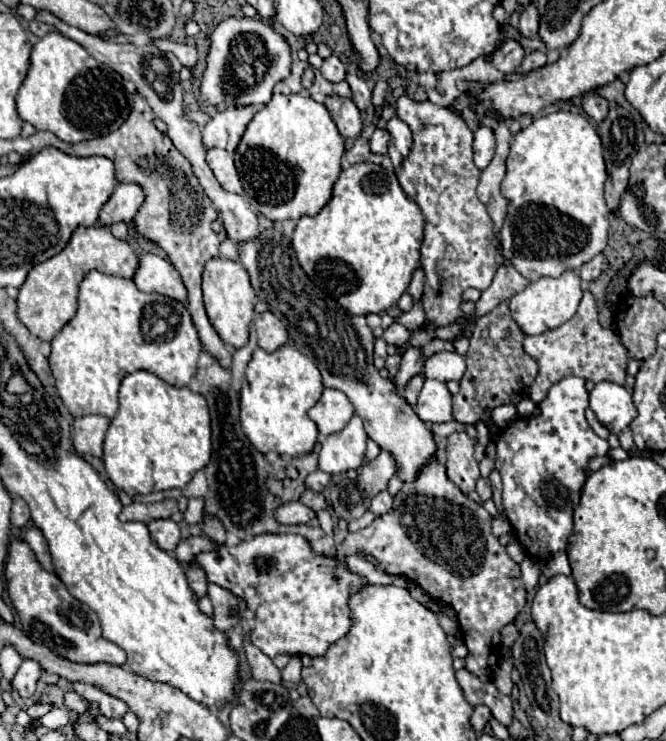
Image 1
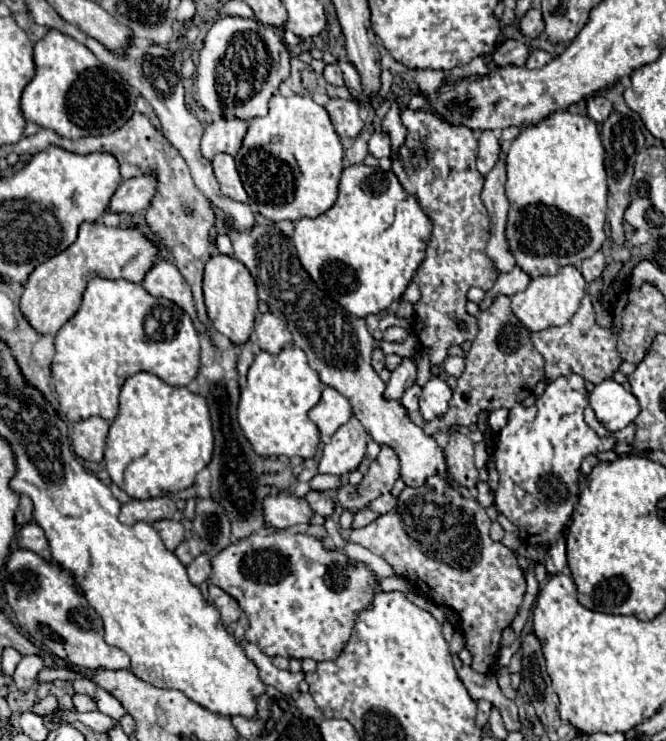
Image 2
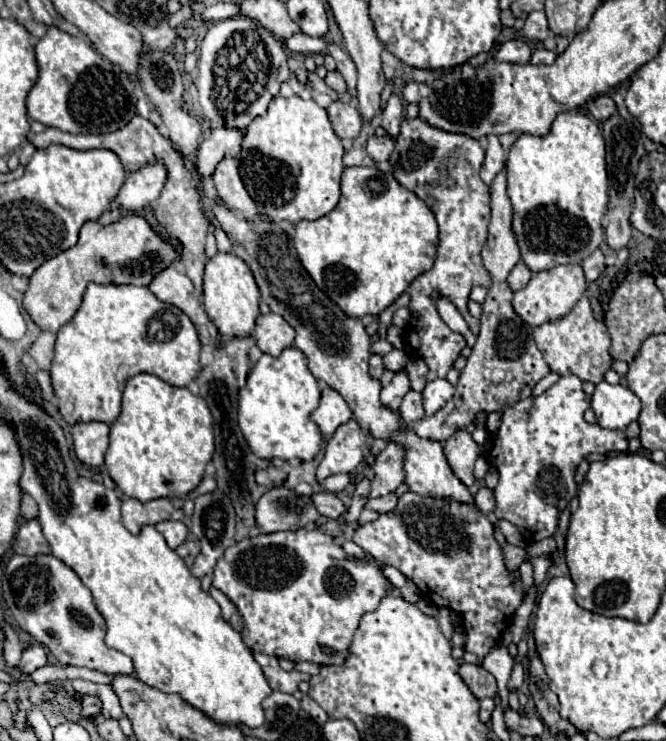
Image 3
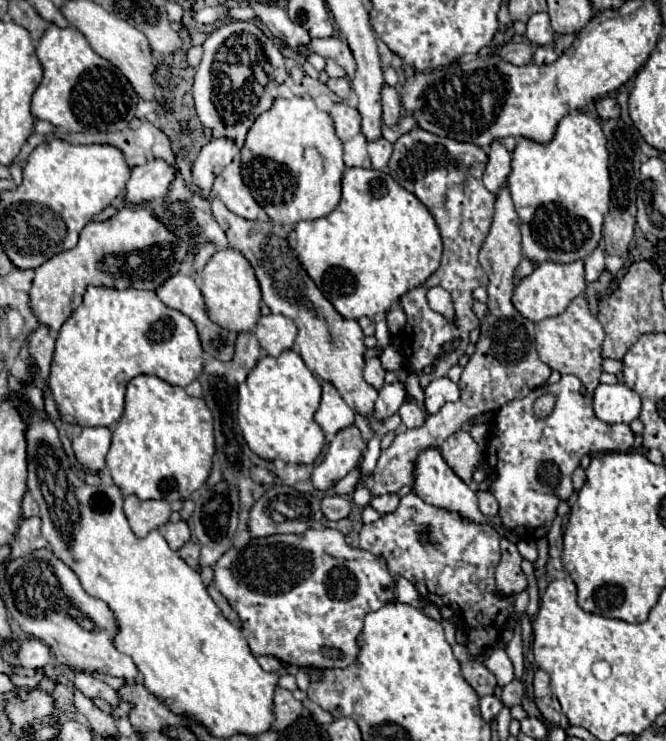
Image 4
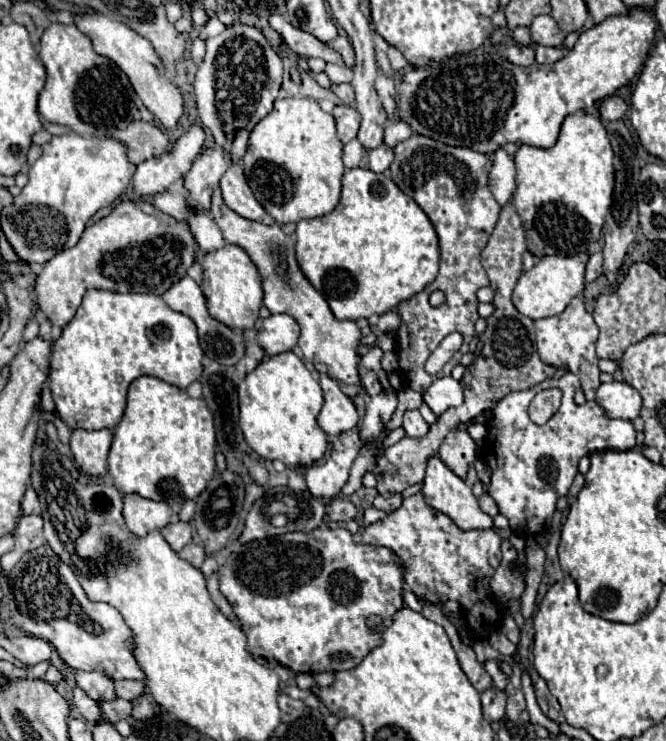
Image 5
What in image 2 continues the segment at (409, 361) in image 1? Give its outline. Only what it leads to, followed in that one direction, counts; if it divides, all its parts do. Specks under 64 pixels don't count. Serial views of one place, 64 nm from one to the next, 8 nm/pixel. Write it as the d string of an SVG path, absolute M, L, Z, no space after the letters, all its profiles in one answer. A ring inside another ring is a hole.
M404 358L404 362L392 372L392 378L384 390L384 398L386 400L400 400L402 394L414 384L414 380L416 380L416 366L410 358Z

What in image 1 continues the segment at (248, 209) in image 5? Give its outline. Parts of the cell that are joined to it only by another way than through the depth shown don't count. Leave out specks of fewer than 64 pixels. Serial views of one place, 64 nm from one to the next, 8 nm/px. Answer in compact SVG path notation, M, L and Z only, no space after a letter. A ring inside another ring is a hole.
M214 148L214 150L206 152L206 160L208 160L208 166L212 168L216 180L220 182L220 186L226 192L234 192L234 194L240 194L240 196L244 194L240 178L238 178L238 172L236 172L236 166L234 166L234 156L232 154Z

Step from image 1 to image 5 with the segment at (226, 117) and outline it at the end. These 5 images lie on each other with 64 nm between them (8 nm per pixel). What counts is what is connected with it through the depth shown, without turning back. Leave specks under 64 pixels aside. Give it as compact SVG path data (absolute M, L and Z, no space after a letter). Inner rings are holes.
M214 148L210 152L202 152L190 172L184 176L184 186L188 190L188 206L196 212L208 212L210 210L210 196L214 186L218 186L222 174L228 168L228 158L220 148Z

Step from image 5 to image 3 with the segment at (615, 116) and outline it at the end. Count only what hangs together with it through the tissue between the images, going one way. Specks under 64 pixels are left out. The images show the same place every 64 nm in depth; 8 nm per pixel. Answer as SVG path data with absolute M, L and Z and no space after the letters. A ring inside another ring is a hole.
M598 96L598 98L594 98L592 104L590 104L590 112L592 112L592 116L594 116L596 120L604 122L604 120L608 120L612 114L616 114L616 104L614 104L614 100L612 100L610 96Z

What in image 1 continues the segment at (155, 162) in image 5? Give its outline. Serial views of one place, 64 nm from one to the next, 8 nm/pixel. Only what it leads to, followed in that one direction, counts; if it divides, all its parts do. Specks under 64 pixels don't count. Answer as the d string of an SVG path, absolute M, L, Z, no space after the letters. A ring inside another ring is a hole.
M118 184L110 196L110 200L100 210L100 222L112 224L112 222L126 222L136 216L144 202L146 194L140 184Z

